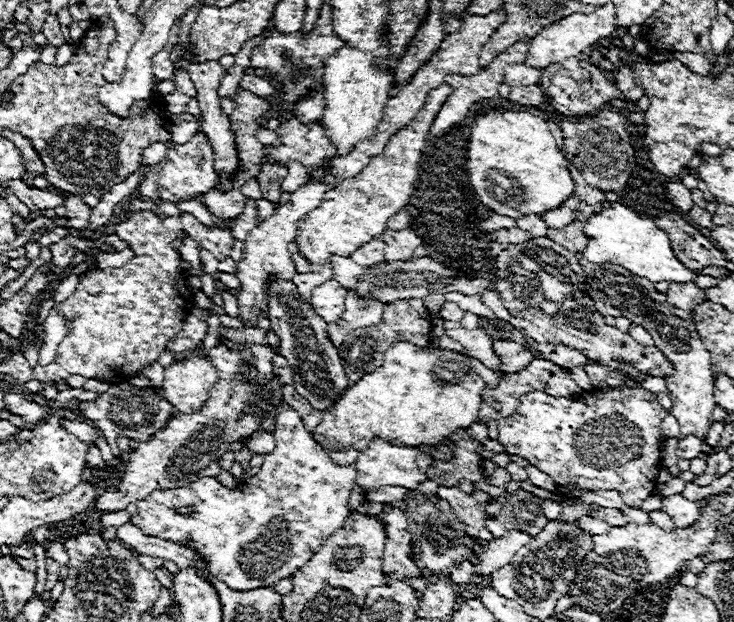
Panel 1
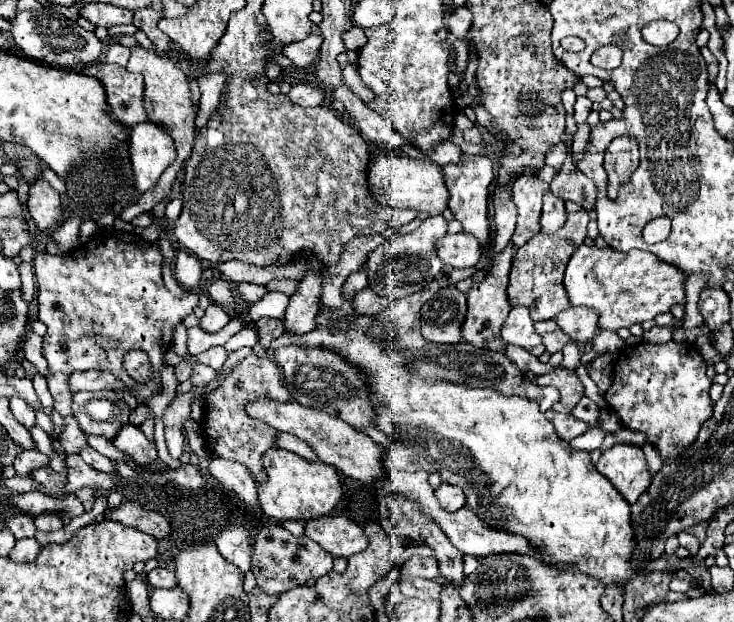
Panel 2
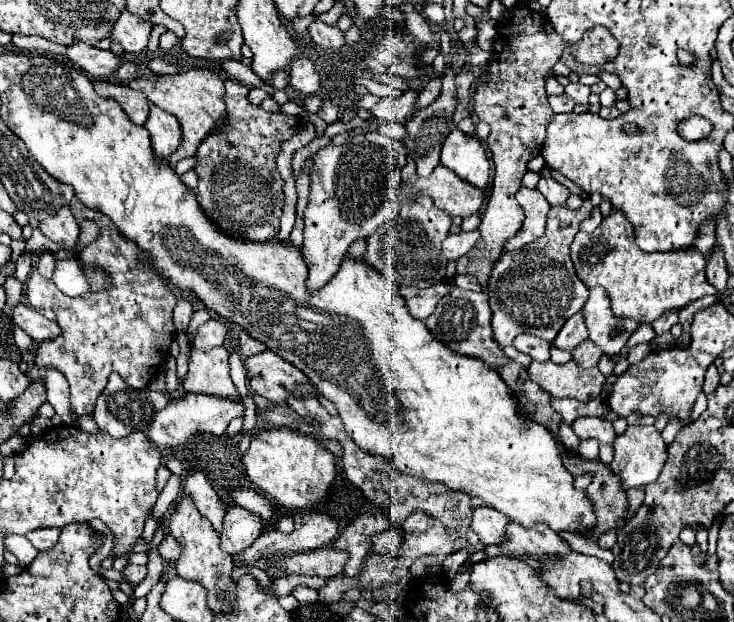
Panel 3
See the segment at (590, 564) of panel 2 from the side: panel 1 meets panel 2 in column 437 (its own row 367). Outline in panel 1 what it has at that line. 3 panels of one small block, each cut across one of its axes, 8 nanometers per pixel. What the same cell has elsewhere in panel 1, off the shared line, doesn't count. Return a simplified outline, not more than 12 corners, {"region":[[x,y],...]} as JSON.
{"region":[[398,342],[312,430],[436,446],[478,420],[464,354]]}

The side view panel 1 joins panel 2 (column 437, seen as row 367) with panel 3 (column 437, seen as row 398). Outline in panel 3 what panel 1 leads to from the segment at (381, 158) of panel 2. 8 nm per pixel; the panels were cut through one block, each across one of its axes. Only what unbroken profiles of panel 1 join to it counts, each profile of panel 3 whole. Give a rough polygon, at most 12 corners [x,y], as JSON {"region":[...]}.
{"region":[[444,166],[418,178],[412,192],[428,194],[460,218],[480,212],[484,190]]}

